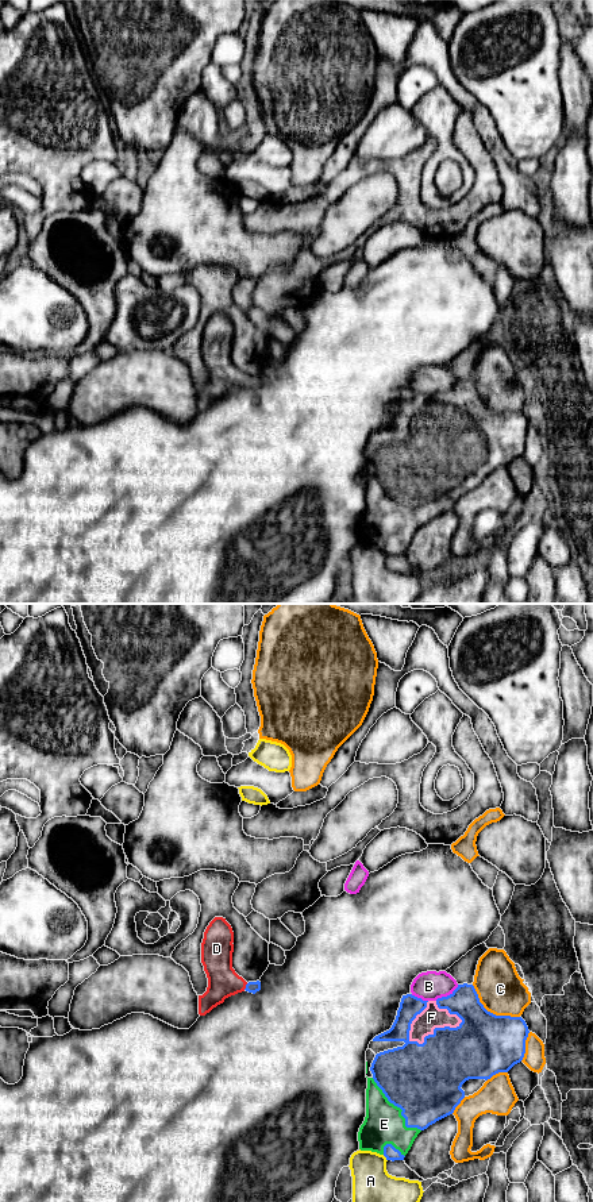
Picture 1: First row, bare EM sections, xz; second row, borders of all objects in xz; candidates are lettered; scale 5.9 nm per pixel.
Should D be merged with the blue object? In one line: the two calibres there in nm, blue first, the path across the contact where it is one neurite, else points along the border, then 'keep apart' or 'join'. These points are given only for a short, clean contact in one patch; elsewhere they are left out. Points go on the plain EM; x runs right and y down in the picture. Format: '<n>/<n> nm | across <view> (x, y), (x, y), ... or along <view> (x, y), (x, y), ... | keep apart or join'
70/190 nm | across xz (253, 382), (246, 381), (238, 380), (216, 351) | join

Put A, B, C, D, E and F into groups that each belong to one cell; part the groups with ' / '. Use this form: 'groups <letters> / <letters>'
groups A / B / C / D E F

